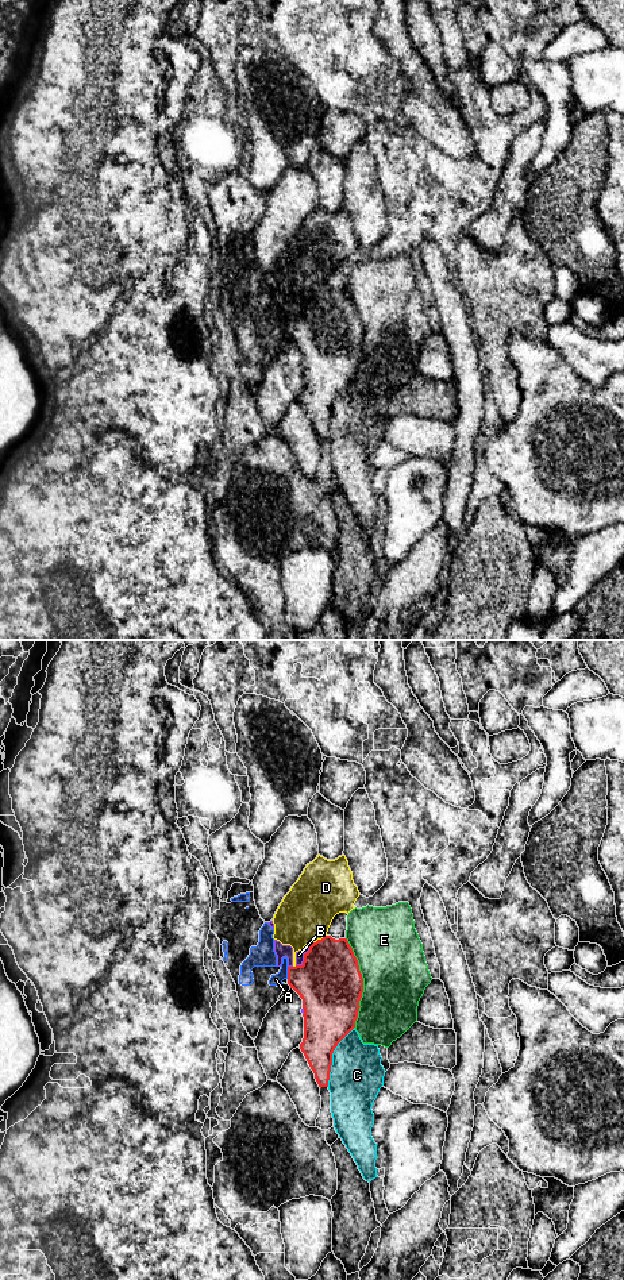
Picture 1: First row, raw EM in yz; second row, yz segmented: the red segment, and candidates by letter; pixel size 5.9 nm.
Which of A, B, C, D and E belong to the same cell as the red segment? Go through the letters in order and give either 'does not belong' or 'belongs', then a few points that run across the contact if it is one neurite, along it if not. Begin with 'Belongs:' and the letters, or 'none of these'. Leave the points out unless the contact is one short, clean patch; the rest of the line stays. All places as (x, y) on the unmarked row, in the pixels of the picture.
Belongs: B
A: does not belong; line yz (287, 319), (288, 330)
B: belongs
C: does not belong
D: does not belong
E: does not belong

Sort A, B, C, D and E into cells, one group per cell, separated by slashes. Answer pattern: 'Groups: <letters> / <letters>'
Groups: A / B / C / D / E

